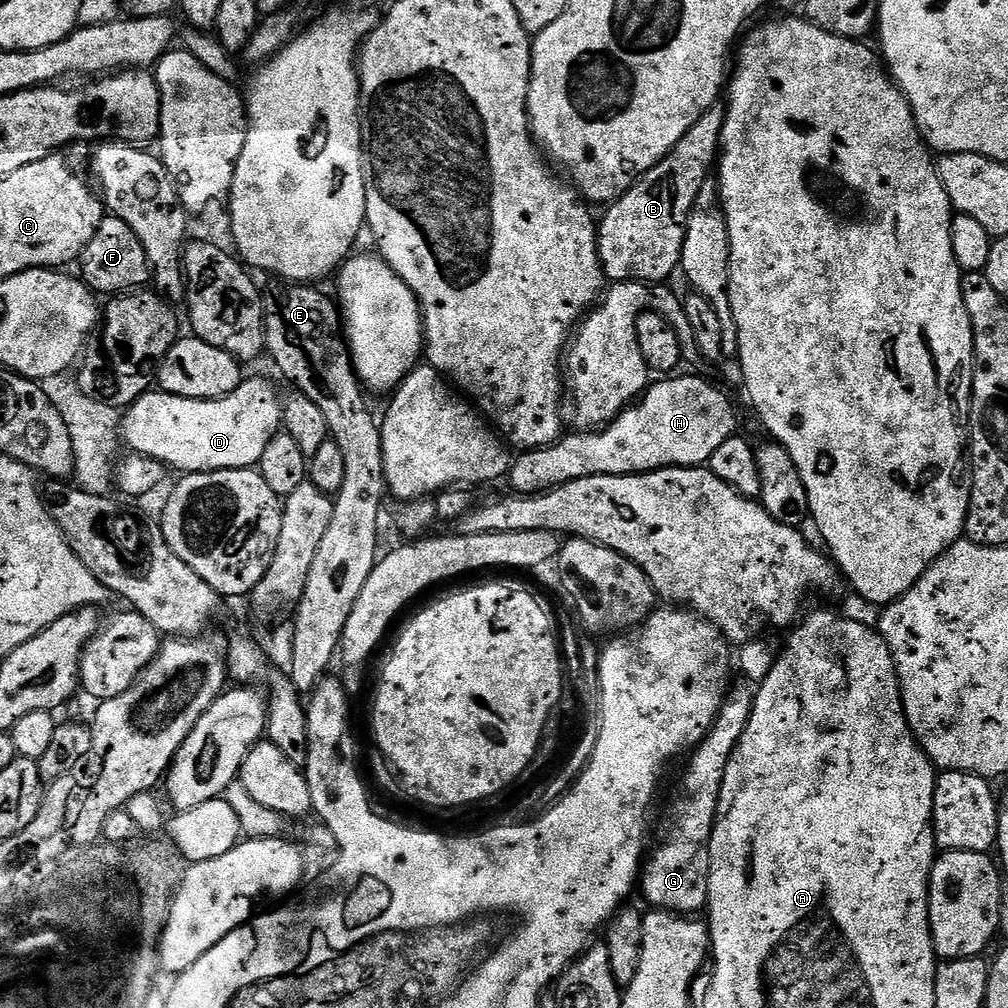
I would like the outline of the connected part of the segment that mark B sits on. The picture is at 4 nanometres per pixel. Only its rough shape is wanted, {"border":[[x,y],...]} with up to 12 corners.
{"border":[[711,108],[599,217],[609,281],[680,267],[688,215],[718,160]]}

